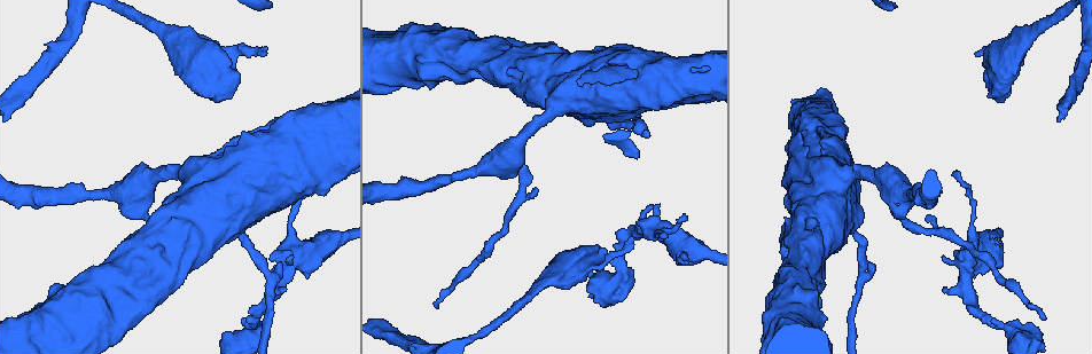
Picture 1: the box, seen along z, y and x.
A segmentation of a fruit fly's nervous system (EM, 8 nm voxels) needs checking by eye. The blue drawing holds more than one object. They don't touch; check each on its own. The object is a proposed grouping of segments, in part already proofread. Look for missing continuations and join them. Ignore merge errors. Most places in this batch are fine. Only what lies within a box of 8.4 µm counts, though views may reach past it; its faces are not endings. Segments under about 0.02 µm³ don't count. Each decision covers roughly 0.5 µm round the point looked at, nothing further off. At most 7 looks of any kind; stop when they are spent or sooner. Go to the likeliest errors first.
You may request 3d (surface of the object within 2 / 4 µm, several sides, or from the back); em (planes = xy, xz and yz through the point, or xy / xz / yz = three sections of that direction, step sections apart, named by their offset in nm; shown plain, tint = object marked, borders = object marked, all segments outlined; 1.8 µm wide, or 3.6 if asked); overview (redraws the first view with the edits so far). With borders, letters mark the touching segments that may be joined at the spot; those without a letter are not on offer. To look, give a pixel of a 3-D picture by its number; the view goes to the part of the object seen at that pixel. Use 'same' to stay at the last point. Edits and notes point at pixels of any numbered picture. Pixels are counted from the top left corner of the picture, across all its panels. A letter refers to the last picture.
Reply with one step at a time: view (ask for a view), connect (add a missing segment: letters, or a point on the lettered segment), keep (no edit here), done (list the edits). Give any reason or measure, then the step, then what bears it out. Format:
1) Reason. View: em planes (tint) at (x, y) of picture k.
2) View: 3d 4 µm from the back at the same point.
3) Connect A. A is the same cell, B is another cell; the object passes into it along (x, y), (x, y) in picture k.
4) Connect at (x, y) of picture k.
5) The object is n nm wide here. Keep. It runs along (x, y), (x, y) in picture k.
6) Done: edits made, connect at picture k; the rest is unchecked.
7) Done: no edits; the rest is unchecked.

Free end. View: 3d 4 µm at (945, 290) of picture 1.

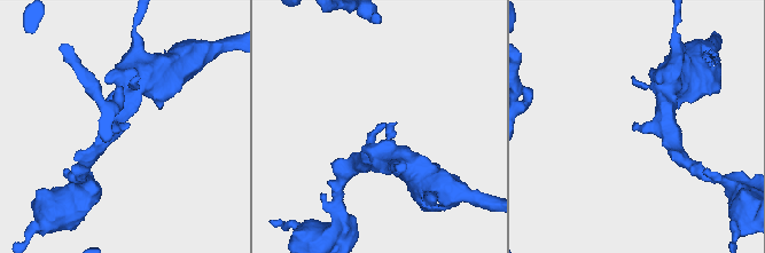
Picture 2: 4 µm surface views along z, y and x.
Now the EM. View: em xz step 8 (tint) at (129, 127) of picture 2.

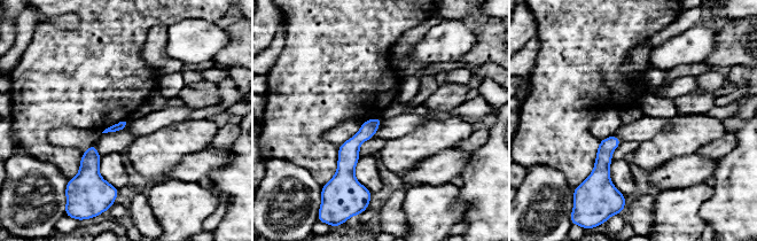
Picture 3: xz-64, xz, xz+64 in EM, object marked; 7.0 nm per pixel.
Another direction. View: em planes (borders) at the same point.

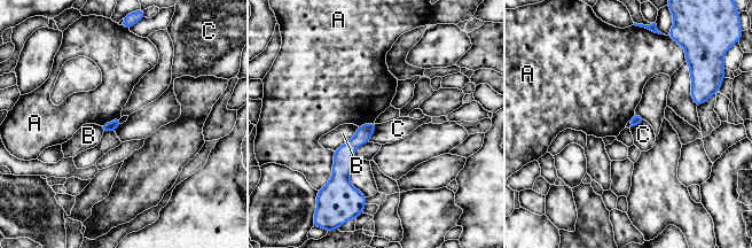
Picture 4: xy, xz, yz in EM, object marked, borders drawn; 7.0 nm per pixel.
The longest contact is with B, 260 nm. Keep. A, B and C are other cells; none of them fits.

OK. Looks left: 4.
Thin end. View: 3d 4 µm at (957, 173) of picture 1.

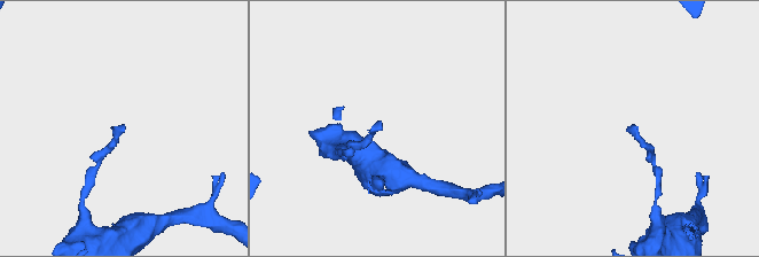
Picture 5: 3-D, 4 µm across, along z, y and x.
Shape alone is not enough. View: em xz step 4 (borders) at (636, 126) of picture 5.

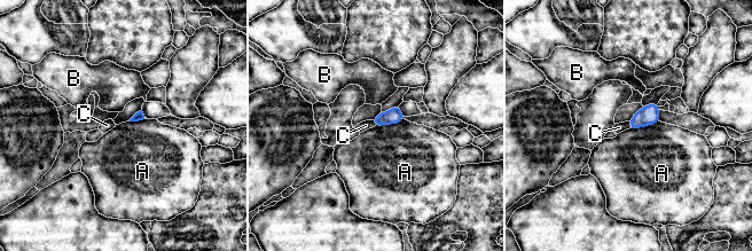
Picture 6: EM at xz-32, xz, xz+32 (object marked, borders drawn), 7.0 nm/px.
Cut it another way. View: em yz step 4 (borders) at the same point.

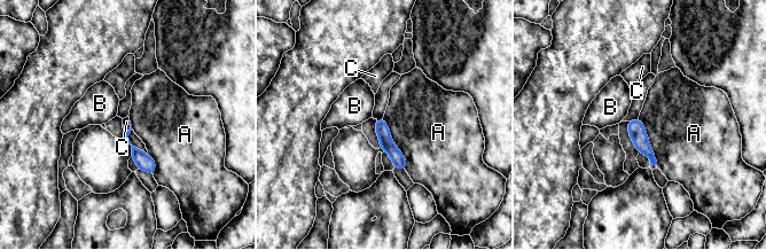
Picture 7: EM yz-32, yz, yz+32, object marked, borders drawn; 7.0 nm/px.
Keep. A, B and C are other cells; a border runs along (638, 118), (643, 125), (656, 164) in picture 7; none of them fits.

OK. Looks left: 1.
Done: no edits; the rest is unchecked.

